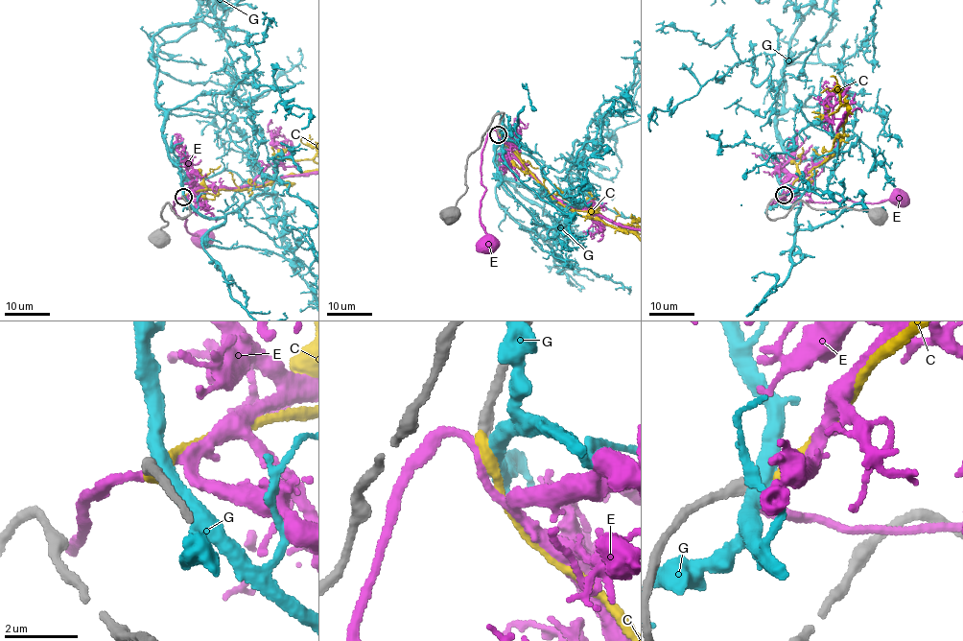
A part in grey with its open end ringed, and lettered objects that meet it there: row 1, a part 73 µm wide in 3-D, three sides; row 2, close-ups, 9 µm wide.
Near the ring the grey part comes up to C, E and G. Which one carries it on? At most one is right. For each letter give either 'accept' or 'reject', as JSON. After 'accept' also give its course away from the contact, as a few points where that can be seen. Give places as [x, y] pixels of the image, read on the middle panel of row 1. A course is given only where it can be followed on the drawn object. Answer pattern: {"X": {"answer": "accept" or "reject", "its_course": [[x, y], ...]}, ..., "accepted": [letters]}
{"C": {"answer": "reject"}, "E": {"answer": "reject"}, "G": {"answer": "reject"}, "accepted": []}

